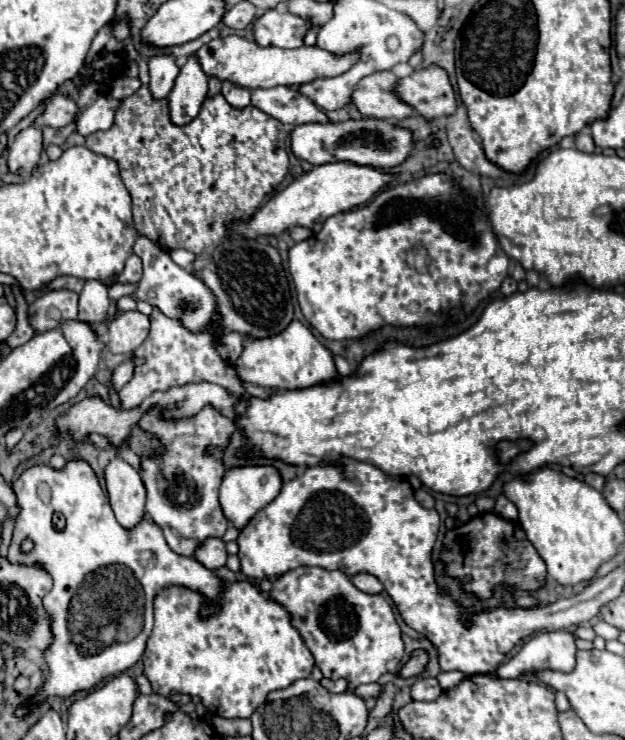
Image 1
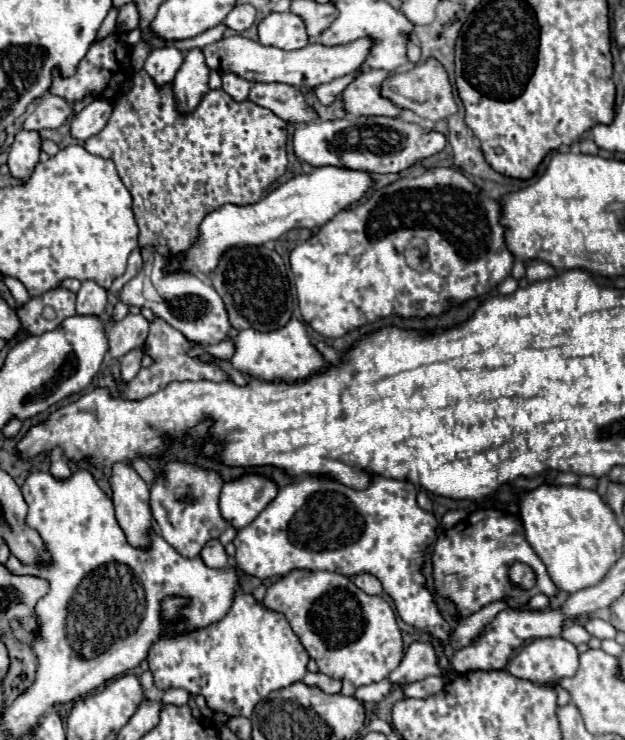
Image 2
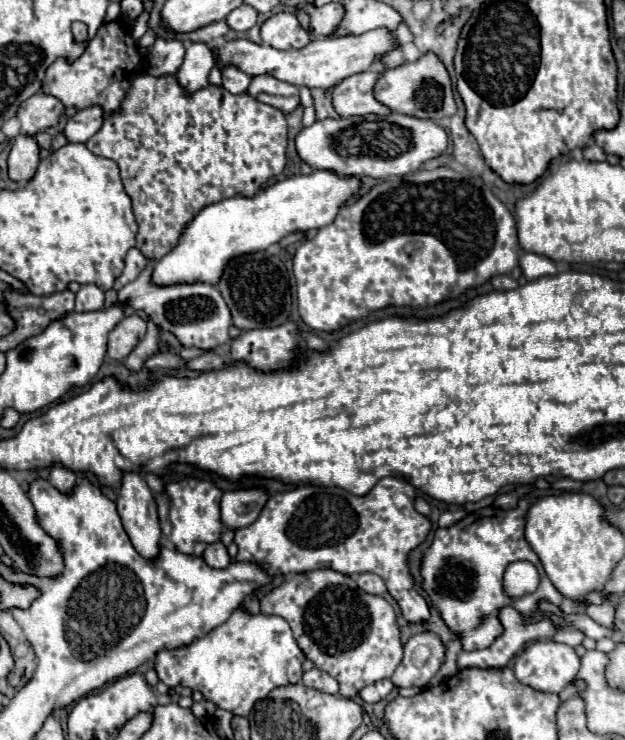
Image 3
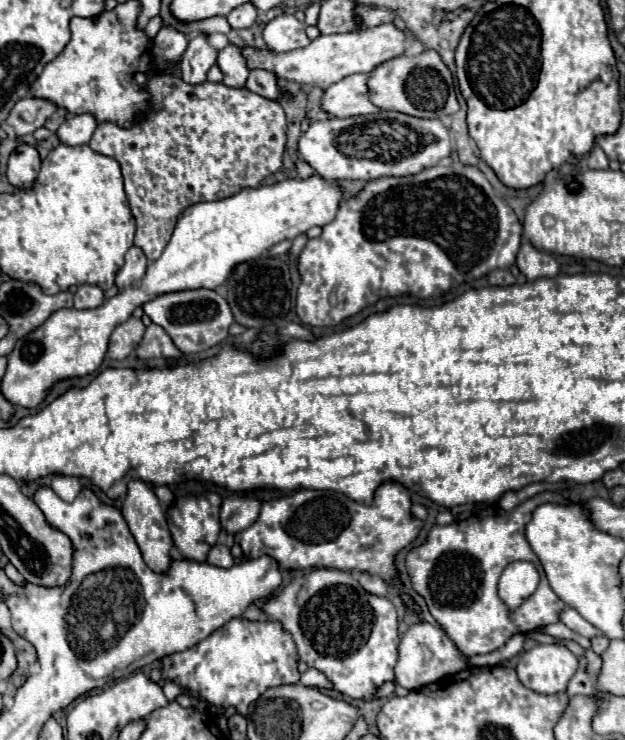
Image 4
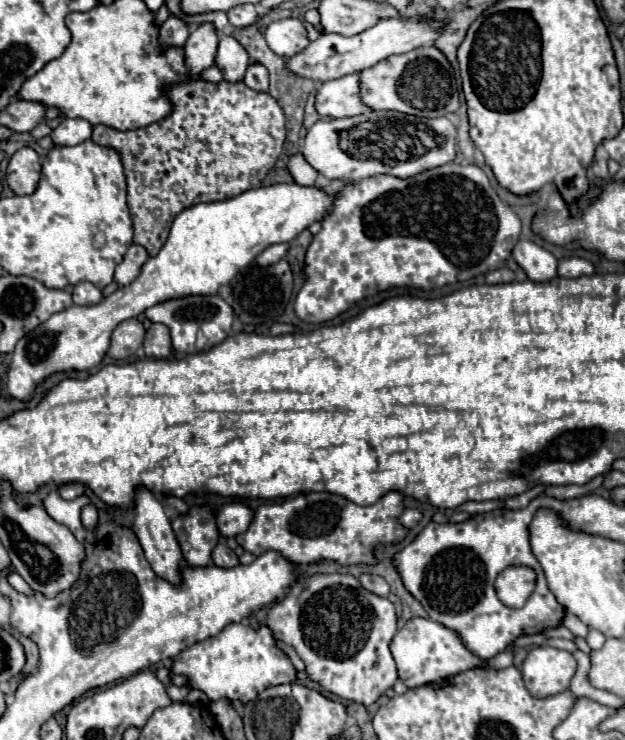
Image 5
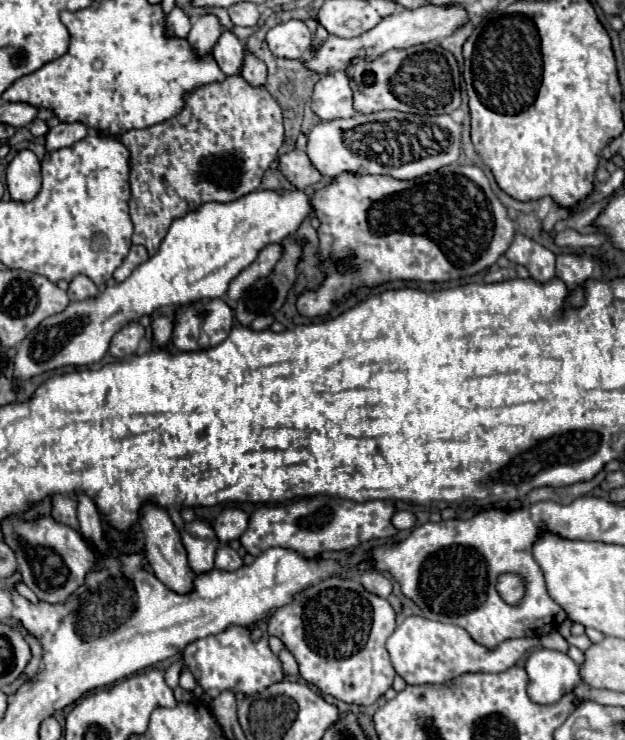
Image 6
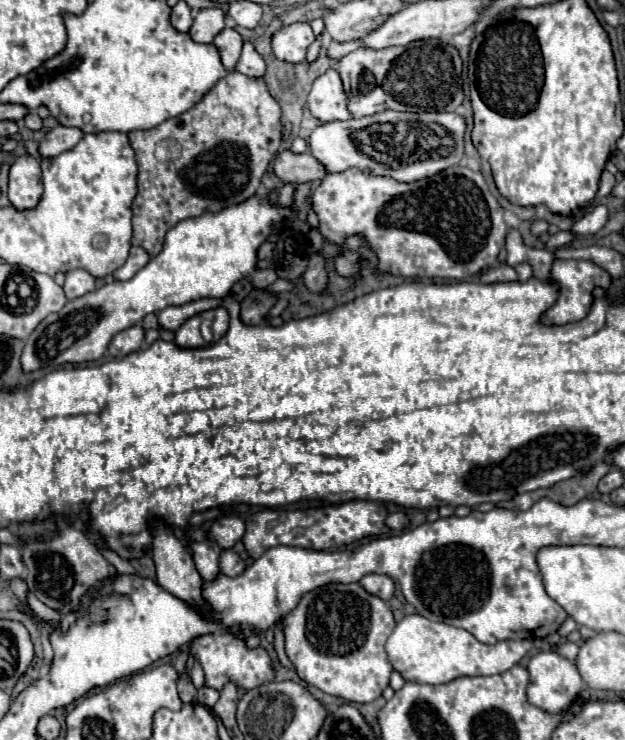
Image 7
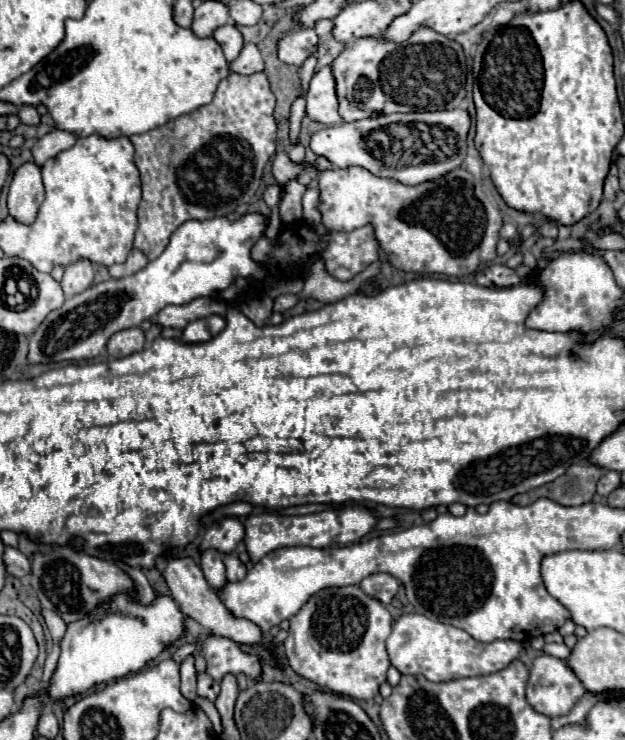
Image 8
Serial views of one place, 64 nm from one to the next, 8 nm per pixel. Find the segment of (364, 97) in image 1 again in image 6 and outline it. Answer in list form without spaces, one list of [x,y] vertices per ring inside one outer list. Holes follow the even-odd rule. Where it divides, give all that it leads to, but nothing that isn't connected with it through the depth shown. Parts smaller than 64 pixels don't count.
[[[336,72],[332,76],[322,76],[314,86],[312,94],[312,110],[320,120],[334,118],[352,118],[356,116],[350,76],[344,72]]]

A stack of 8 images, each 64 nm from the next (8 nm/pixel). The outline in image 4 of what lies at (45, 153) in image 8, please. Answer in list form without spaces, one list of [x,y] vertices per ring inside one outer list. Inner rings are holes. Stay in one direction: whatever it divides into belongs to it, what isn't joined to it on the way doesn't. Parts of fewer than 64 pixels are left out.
[[[78,114],[78,116],[70,116],[60,128],[58,128],[58,136],[64,144],[68,146],[78,146],[78,144],[86,144],[94,130],[96,130],[98,122],[92,114]]]

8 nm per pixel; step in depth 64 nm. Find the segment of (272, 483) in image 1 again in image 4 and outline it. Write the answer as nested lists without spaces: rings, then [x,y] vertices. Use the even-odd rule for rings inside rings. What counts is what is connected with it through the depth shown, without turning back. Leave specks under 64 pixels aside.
[[[232,494],[224,498],[222,510],[220,510],[220,524],[226,532],[240,532],[256,522],[260,514],[260,502],[250,496]]]

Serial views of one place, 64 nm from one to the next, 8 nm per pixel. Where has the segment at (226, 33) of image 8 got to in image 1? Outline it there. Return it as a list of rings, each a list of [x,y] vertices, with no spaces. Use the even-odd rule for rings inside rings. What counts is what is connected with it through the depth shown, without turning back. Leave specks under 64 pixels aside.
[[[222,84],[222,96],[232,108],[244,110],[246,106],[250,106],[250,92],[244,88],[232,88],[232,84]]]

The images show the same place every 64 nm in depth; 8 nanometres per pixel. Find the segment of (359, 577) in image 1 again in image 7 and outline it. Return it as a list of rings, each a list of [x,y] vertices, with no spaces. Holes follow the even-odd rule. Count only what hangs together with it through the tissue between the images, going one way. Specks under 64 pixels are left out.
[[[366,574],[360,584],[366,588],[366,592],[372,592],[374,596],[380,596],[384,602],[388,602],[394,594],[394,580],[384,574]]]

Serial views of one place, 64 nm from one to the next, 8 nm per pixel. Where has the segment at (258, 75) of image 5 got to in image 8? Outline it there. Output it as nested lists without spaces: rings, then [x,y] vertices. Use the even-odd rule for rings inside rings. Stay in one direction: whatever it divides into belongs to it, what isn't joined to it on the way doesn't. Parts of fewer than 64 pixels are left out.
[[[244,44],[240,56],[230,64],[230,68],[238,74],[256,74],[264,70],[264,60],[256,48],[256,44]]]

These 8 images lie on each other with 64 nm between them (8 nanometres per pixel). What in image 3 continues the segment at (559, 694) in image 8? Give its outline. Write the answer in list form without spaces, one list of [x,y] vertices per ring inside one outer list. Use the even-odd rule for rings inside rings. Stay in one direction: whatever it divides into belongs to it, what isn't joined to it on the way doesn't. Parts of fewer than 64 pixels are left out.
[[[538,640],[538,642],[526,646],[514,660],[514,676],[520,682],[524,682],[536,690],[556,692],[556,694],[574,680],[578,668],[580,668],[580,658],[578,658],[576,650],[568,644],[560,644],[554,640]]]

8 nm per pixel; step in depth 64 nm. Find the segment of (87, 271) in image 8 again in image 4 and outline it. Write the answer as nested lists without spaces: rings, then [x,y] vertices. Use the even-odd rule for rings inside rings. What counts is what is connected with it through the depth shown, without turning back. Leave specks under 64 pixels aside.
[[[80,286],[78,292],[74,294],[74,308],[76,310],[90,310],[90,308],[98,308],[104,302],[104,292],[98,286]]]

